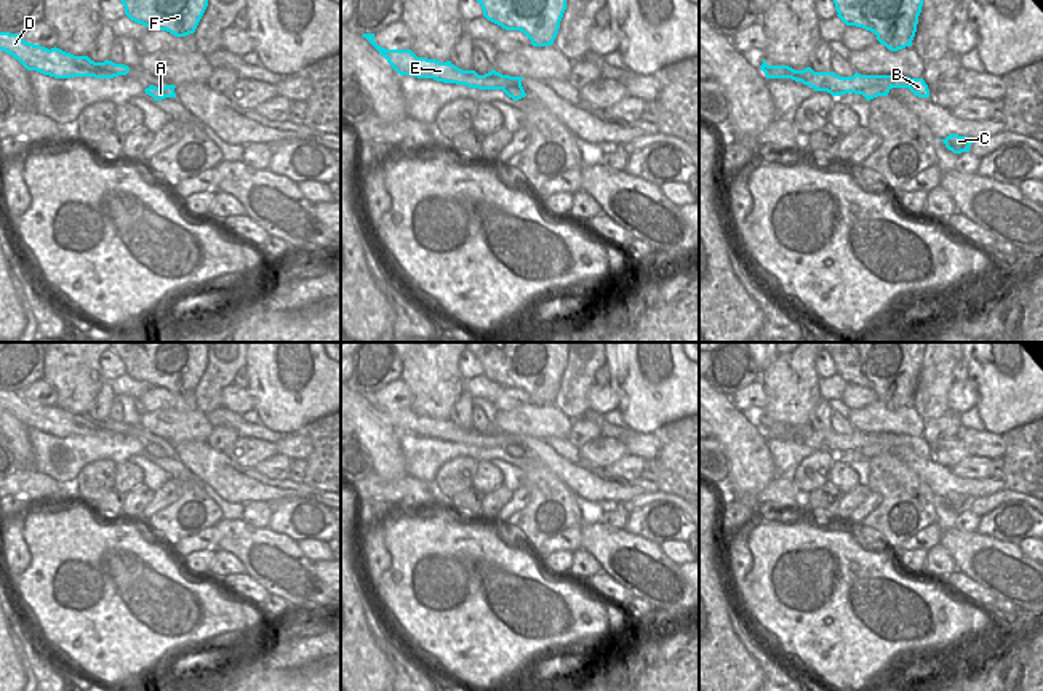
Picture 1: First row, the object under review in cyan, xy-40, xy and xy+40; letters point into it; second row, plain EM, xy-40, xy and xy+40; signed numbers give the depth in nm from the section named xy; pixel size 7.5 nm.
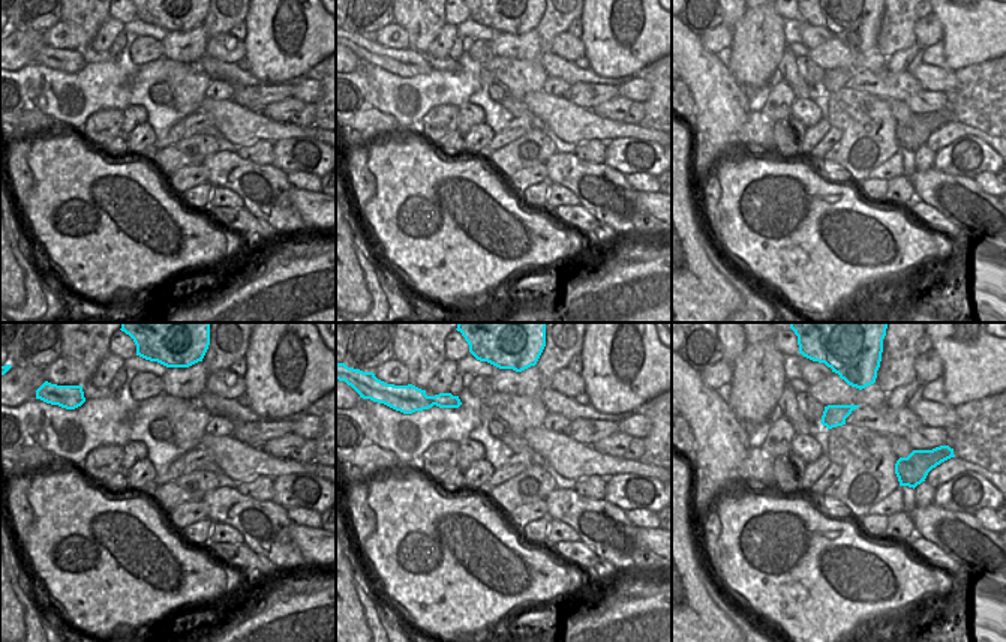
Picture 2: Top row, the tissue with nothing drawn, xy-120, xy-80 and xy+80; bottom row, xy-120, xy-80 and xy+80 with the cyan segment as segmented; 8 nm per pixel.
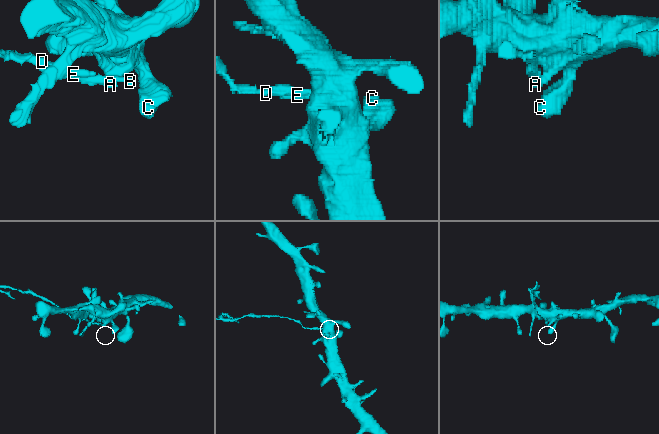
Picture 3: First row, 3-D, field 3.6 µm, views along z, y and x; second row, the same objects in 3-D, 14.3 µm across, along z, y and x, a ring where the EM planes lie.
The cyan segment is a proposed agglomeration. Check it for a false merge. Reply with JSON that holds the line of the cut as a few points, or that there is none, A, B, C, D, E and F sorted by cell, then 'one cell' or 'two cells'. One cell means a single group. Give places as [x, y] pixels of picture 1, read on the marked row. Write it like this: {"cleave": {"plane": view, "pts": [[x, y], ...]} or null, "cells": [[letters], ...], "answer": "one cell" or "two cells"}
{"cleave": {"plane": "xy+40", "pts": [[867, 75], [867, 85], [859, 93]]}, "cells": [["A", "B", "C", "F"], ["D", "E"]], "answer": "two cells"}

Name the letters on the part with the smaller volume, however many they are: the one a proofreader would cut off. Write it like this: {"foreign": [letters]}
{"foreign": ["D", "E"]}

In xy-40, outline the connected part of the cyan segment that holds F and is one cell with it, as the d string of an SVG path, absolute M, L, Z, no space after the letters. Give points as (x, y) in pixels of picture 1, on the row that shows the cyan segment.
M120 0L125 14L152 30L166 30L176 37L194 34L208 0Z

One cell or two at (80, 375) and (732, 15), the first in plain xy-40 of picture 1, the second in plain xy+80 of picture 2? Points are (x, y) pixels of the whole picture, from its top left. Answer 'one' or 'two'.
two

